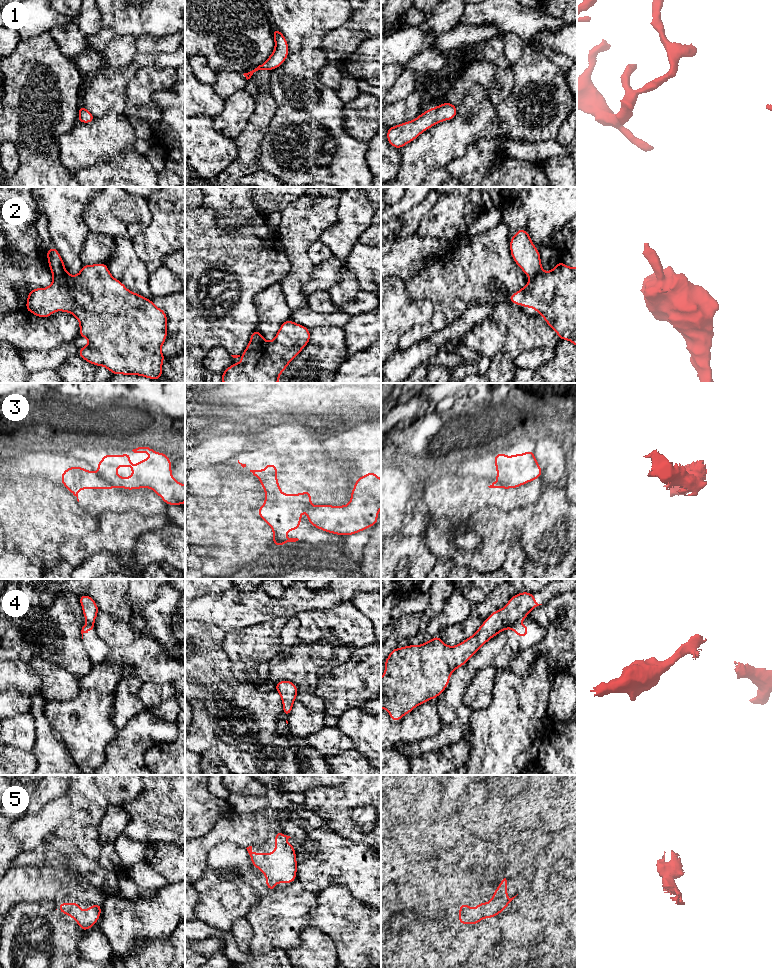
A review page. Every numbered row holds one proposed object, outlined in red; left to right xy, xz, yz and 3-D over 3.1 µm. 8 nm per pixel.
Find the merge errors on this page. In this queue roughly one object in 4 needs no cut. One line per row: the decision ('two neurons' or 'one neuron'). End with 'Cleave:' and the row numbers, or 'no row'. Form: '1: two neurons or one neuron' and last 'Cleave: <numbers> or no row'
1: one neuron
2: two neurons
3: two neurons
4: two neurons
5: one neuron
Cleave: 2, 3, 4

